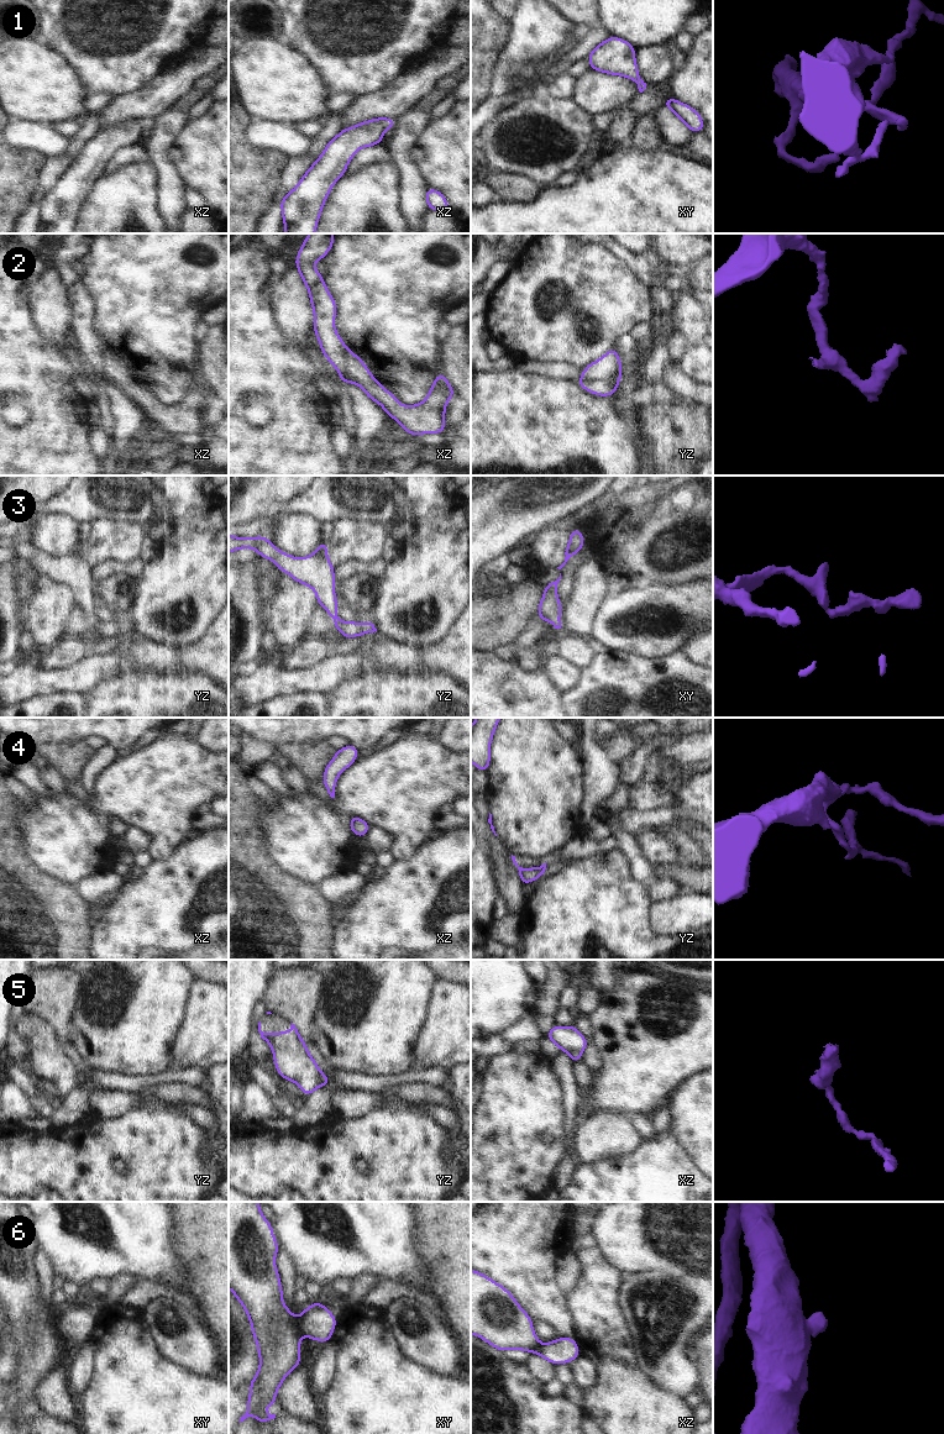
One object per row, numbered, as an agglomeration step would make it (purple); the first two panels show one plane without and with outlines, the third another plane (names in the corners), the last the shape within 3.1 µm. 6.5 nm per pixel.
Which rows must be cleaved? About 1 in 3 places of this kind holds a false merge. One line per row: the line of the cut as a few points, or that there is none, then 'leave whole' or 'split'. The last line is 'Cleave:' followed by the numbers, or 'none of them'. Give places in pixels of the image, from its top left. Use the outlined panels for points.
1: cut none; leave whole
2: cut xz (346, 347), (342, 367), (344, 382); split
3: cut none; leave whole
4: cut none; leave whole
5: cut xz (581, 1051), (567, 1052); split
6: cut xy (295, 1318), (300, 1333); split
Cleave: 2, 5, 6

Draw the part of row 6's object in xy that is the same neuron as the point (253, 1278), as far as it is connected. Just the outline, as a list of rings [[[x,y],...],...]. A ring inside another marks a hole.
[[[229,1202],[229,1288],[242,1304],[251,1323],[252,1335],[257,1343],[259,1367],[252,1381],[247,1385],[252,1392],[247,1396],[247,1412],[240,1418],[240,1423],[248,1417],[257,1417],[261,1425],[274,1419],[276,1414],[266,1412],[267,1404],[277,1407],[276,1397],[278,1388],[288,1373],[300,1365],[300,1331],[297,1318],[283,1302],[283,1288],[280,1276],[276,1267],[276,1255],[279,1251],[271,1222],[259,1210],[259,1202]]]

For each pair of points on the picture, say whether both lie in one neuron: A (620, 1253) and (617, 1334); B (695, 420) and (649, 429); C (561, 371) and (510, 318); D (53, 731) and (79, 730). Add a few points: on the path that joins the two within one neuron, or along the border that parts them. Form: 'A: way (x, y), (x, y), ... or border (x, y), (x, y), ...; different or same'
A: border (599, 1249), (603, 1257), (623, 1272); different
B: way (683, 425), (660, 429); same
C: border (524, 358), (567, 361), (581, 369); different
D: way (59, 730), (73, 730); same

